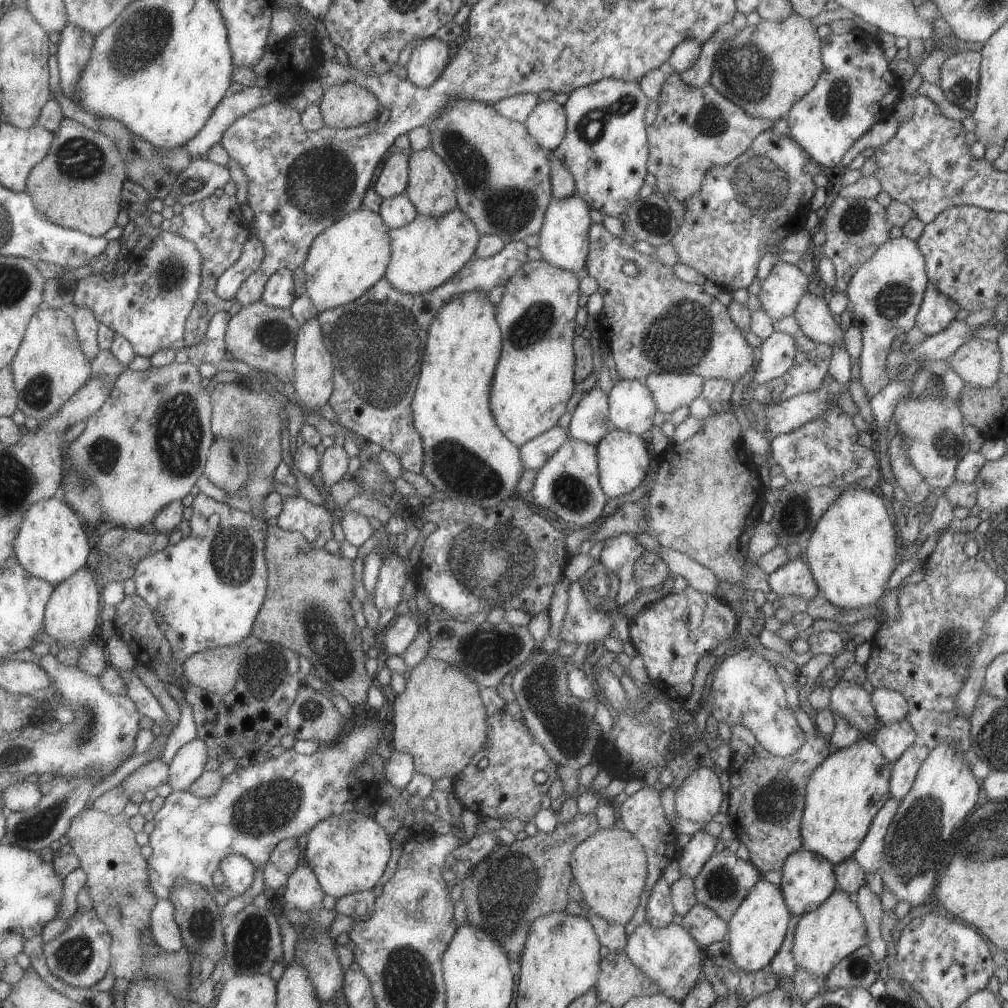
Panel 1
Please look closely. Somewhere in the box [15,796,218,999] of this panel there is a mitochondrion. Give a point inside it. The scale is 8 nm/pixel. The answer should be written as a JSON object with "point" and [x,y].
{"point":[73,957]}

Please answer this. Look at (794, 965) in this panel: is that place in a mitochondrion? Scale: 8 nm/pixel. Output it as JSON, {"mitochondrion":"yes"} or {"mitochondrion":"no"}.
{"mitochondrion":"no"}

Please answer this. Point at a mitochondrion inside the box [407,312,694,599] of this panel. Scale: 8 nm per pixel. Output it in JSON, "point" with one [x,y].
{"point":[463,469]}

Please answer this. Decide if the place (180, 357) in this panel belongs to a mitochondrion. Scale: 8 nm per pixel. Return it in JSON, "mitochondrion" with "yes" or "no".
{"mitochondrion":"no"}

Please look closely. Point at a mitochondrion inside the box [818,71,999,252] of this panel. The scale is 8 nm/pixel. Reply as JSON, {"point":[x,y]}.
{"point":[839,93]}

